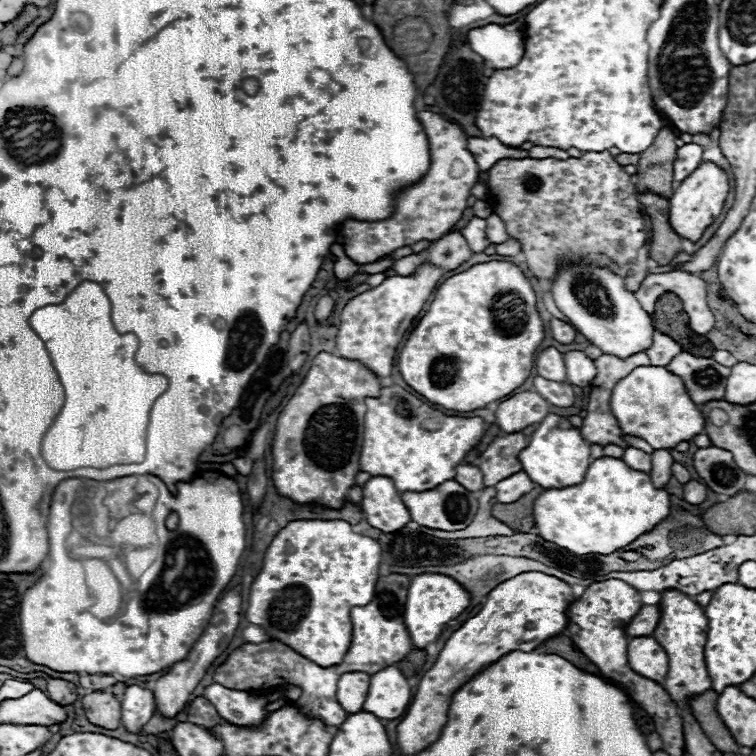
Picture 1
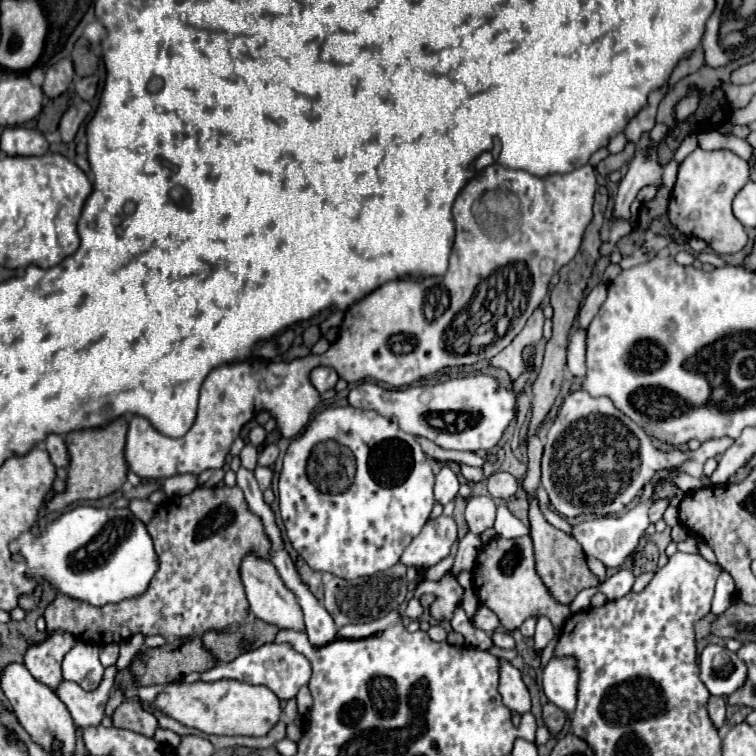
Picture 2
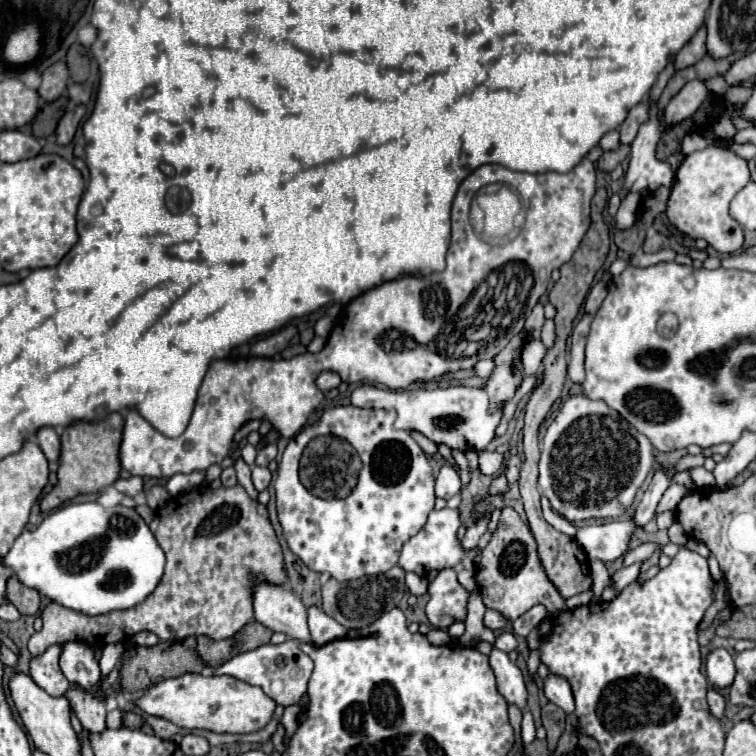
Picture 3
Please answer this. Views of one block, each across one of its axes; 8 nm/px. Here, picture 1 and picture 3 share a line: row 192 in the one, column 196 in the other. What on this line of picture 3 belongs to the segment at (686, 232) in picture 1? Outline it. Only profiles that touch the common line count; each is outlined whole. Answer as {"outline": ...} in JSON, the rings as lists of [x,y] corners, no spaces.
{"outline":[[[182,674],[176,678],[152,684],[134,704],[150,714],[164,718],[182,728],[202,728],[212,732],[248,734],[264,728],[276,708],[276,702],[268,698],[260,688],[244,684],[232,676],[206,676],[206,674]]]}

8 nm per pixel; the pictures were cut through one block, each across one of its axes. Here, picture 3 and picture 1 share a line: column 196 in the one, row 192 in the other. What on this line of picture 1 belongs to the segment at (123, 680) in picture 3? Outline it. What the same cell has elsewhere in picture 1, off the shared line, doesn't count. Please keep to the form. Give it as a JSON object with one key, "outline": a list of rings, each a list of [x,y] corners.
{"outline":[[[662,128],[652,146],[640,152],[638,172],[634,184],[638,190],[650,190],[664,198],[672,196],[672,164],[676,158],[676,134],[670,128]]]}

